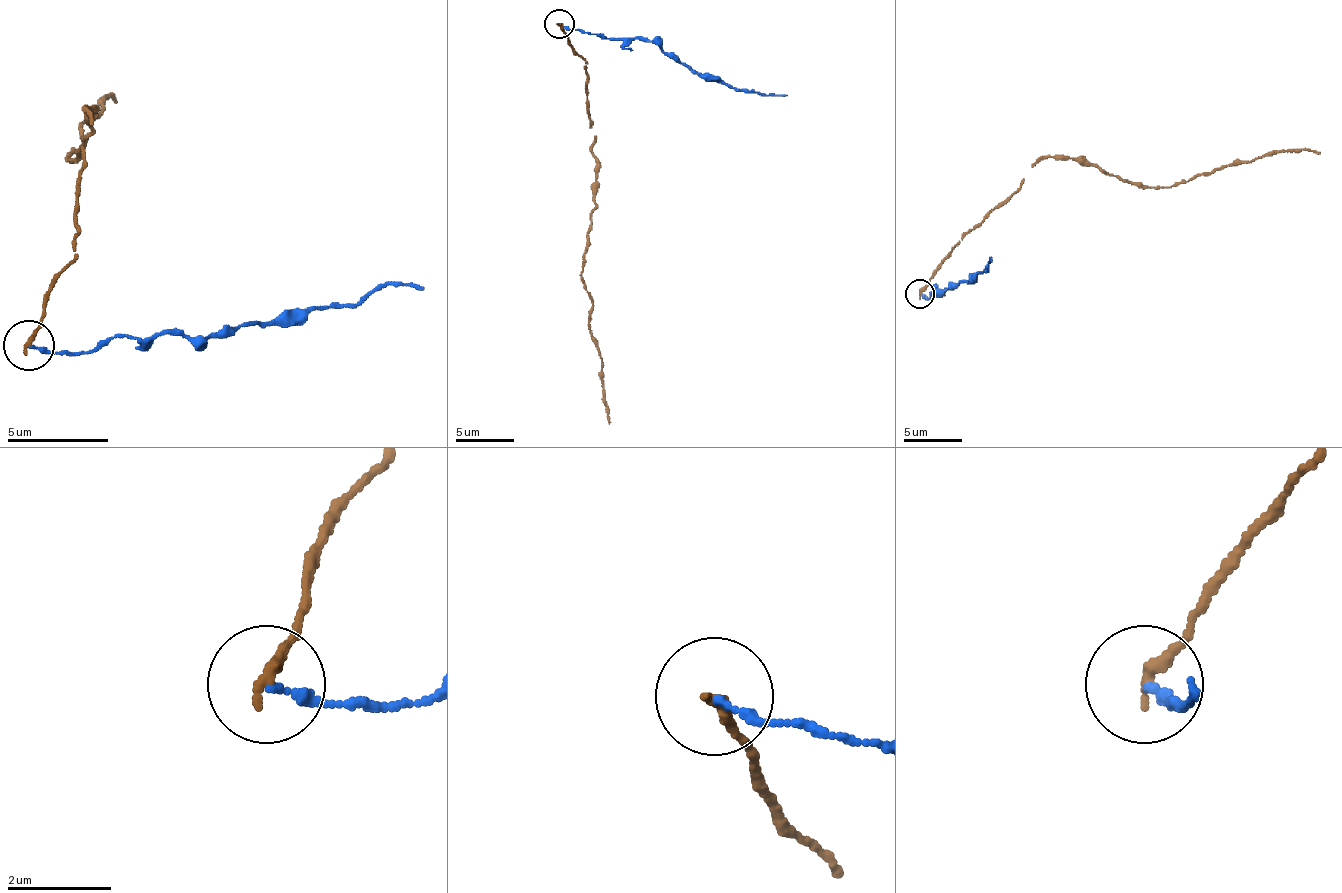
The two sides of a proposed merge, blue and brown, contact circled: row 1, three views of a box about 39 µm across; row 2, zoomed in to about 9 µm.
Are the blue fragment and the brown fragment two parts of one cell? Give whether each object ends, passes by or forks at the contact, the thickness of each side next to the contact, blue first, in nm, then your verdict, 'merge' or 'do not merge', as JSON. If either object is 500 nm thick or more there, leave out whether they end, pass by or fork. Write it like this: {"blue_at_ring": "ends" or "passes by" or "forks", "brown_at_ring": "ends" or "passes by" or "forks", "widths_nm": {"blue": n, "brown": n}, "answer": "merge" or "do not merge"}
{"blue_at_ring": "ends", "brown_at_ring": "ends", "widths_nm": {"blue": 170, "brown": 240}, "answer": "do not merge"}

